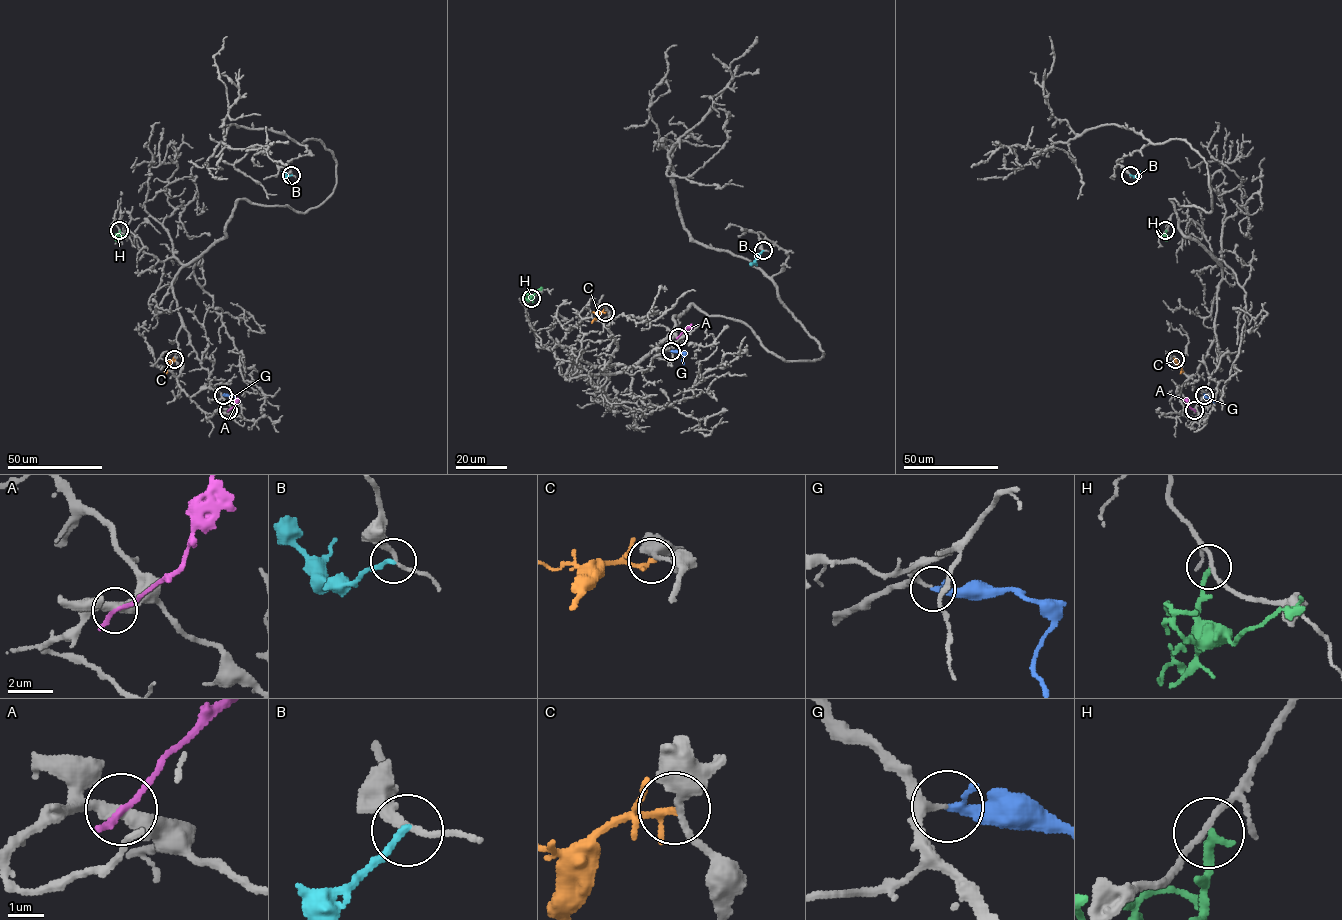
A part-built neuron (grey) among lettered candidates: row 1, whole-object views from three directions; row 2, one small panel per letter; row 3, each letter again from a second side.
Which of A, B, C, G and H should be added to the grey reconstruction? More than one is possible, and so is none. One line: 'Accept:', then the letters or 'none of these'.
Accept: G

